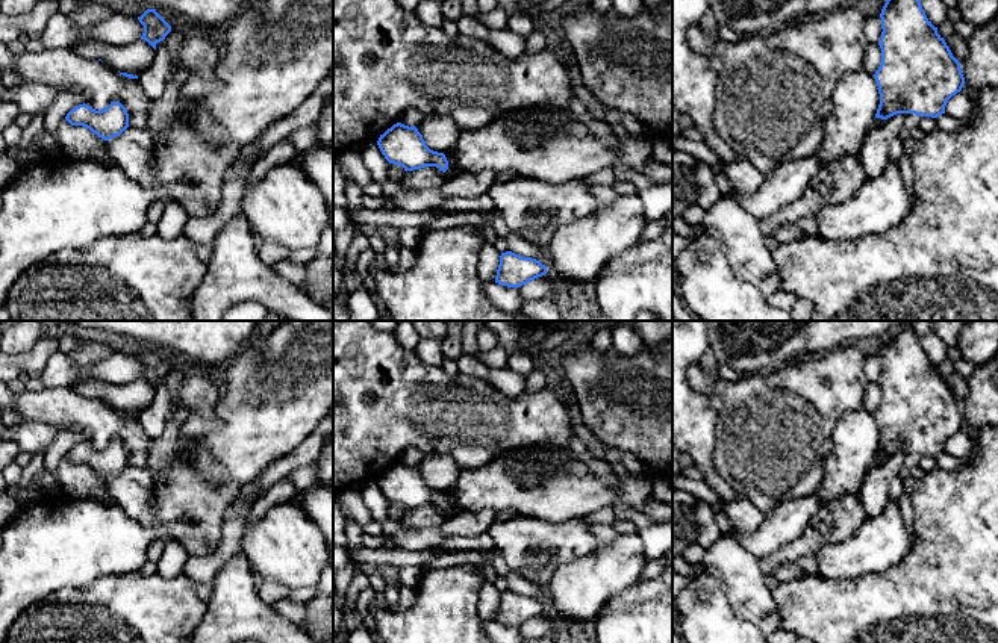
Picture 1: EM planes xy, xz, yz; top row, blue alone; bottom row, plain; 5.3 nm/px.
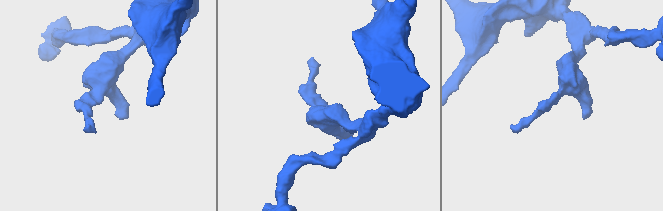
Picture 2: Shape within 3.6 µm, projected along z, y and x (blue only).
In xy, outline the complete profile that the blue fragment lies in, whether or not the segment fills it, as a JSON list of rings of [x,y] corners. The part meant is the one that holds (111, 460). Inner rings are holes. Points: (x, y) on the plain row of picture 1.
[[[112,440],[101,449],[95,449],[85,442],[79,443],[67,452],[65,458],[71,464],[89,467],[104,480],[120,475],[129,466],[129,452],[120,440]]]

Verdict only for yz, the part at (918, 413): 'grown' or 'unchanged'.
unchanged

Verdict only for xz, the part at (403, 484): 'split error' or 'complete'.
complete

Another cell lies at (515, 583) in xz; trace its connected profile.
[[[512,570],[504,576],[504,579],[507,582],[509,590],[519,593],[522,596],[541,599],[542,593],[545,592],[542,587],[533,584],[532,581],[522,578],[521,575]]]

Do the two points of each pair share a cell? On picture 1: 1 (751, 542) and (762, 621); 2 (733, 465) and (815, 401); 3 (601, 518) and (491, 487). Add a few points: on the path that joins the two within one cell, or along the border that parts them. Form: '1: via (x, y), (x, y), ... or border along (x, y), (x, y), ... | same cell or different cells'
1: border along (723, 533), (735, 537), (759, 560) | different cells
2: via (753, 451), (795, 409) | same cell
3: border along (612, 506), (597, 509), (583, 518) | different cells

